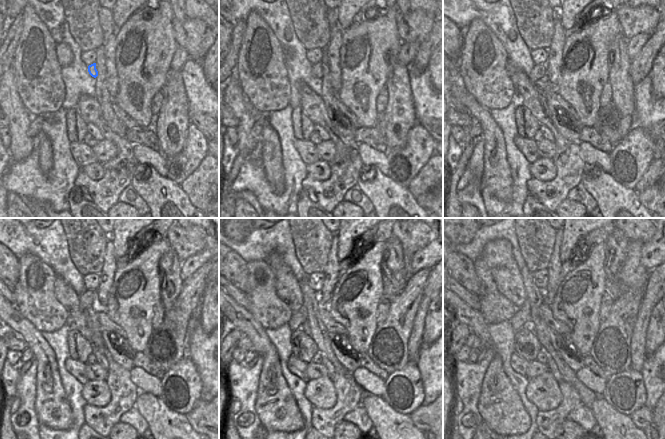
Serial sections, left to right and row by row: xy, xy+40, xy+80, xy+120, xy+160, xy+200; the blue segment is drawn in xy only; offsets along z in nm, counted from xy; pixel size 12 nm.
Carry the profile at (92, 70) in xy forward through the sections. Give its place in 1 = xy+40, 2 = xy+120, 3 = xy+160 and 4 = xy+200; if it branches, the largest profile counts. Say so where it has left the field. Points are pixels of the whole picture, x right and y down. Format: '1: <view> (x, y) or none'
1: xy+40 (316, 70)
2: xy+120 (87, 298)
3: xy+160 (298, 318)
4: xy+200 (522, 317)

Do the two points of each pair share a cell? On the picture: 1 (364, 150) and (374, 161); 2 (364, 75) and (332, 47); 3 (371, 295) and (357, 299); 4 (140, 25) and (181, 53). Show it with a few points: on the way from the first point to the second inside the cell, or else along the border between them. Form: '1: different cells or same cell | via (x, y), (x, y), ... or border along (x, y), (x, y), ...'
1: same cell | via (367, 153), (372, 158)
2: different cells | border along (343, 30), (340, 46), (341, 76)
3: same cell | via (368, 295), (360, 296)
4: different cells | border along (178, 46), (169, 68)

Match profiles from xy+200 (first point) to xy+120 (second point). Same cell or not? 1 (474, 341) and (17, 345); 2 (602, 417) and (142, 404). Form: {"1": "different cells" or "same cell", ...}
{"1": "same cell", "2": "same cell"}

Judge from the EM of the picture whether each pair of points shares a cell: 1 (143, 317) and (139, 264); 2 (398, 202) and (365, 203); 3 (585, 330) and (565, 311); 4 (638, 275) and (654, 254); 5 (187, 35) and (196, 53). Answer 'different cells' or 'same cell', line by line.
1: same cell
2: different cells
3: same cell
4: different cells
5: same cell

